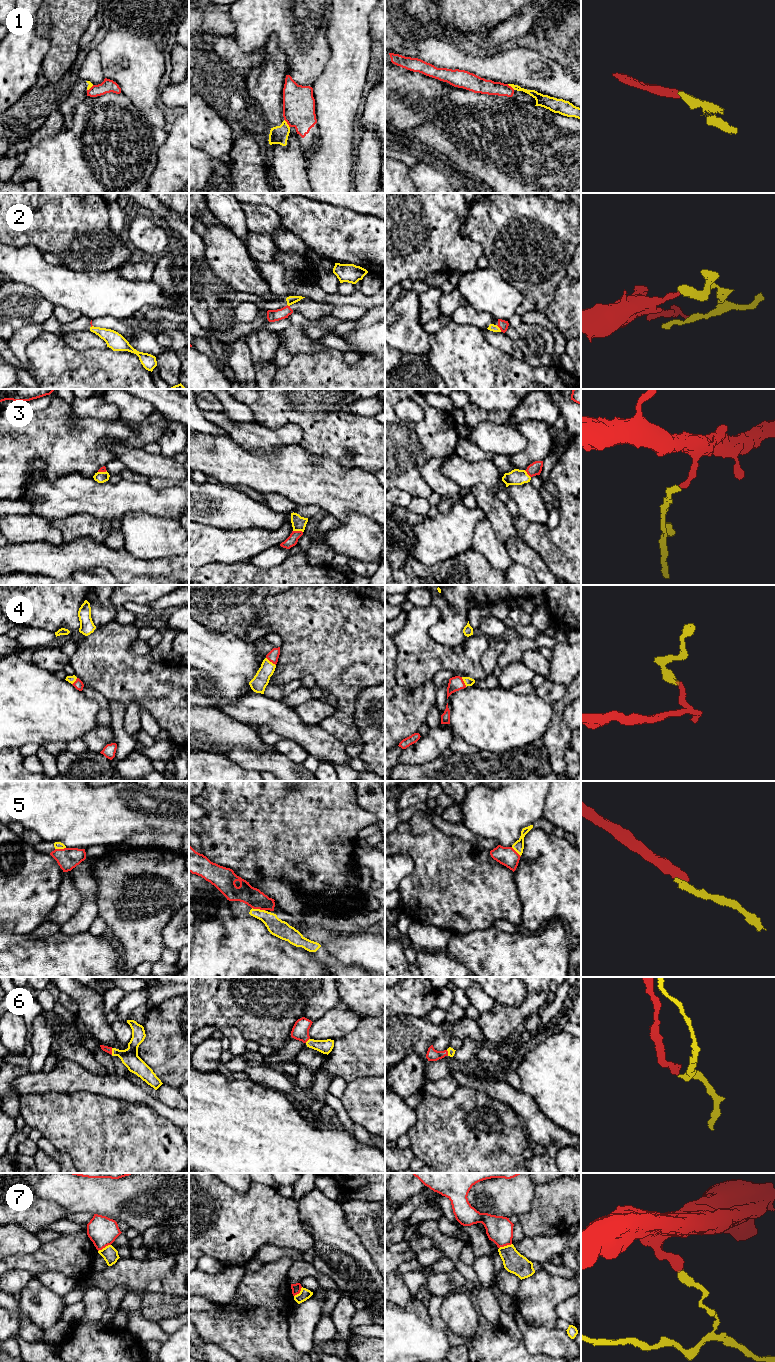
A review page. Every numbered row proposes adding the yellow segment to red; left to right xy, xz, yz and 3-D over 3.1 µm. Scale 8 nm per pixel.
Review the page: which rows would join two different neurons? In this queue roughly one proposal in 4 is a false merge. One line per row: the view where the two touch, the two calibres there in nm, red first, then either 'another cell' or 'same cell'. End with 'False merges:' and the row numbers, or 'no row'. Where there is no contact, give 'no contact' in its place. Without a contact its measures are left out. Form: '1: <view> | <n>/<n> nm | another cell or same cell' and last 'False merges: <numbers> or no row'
1: xz | 260/140 nm | another cell
2: yz | 80/60 nm | same cell
3: xz | 90/110 nm | same cell
4: xz | 90/130 nm | same cell
5: xz | 160/140 nm | same cell
6: xy | 50/140 nm | same cell
7: xy | 240/120 nm | another cell
False merges: 1, 7

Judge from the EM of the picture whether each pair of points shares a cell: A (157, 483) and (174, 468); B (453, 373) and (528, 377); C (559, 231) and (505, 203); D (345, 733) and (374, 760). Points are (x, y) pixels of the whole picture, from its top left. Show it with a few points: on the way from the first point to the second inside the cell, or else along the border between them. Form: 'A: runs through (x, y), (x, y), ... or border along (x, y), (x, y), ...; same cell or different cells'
A: border along (149, 478), (171, 478), (178, 481); different cells
B: runs through (472, 375), (479, 377), (509, 377); same cell
C: runs through (546, 226), (536, 218), (525, 214), (518, 214); same cell
D: border along (356, 726), (362, 741), (362, 750), (359, 757); different cells

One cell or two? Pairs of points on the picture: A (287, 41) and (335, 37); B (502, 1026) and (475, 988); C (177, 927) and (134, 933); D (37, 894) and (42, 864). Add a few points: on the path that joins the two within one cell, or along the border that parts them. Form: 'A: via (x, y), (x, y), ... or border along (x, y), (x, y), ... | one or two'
A: border along (331, 15), (326, 32), (326, 61) | two
B: border along (495, 1002), (489, 1010), (480, 1014) | two
C: border along (177, 910), (162, 931), (164, 948) | two
D: via (37, 887), (37, 876), (40, 871) | one

